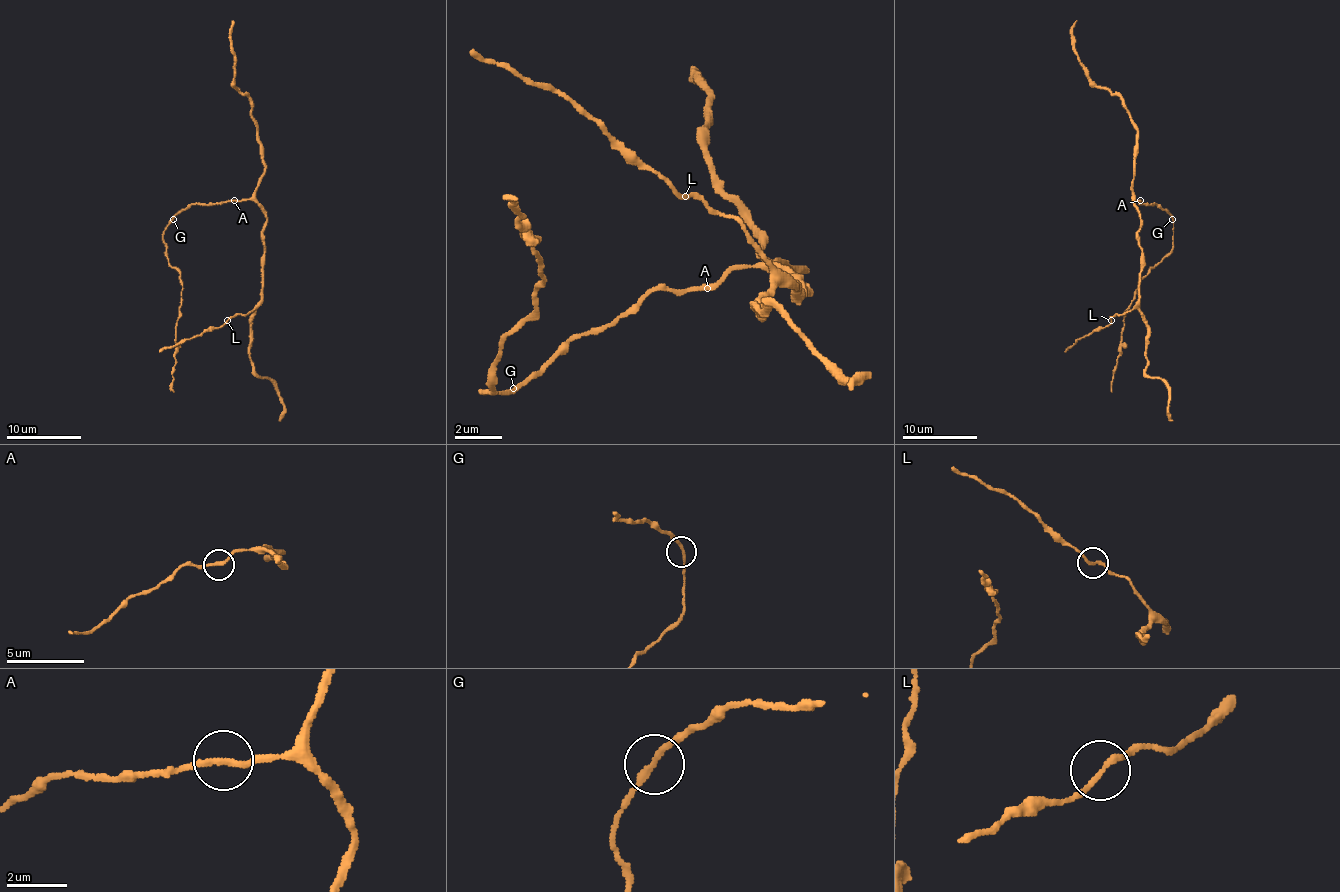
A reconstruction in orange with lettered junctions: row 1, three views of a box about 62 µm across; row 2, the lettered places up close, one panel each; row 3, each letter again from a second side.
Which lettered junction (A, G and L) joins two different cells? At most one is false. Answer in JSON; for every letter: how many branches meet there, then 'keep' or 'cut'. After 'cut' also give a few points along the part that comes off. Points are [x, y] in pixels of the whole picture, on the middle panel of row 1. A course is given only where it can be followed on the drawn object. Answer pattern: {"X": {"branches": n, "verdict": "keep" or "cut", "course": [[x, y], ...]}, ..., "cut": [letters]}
{"A": {"branches": 2, "verdict": "keep"}, "G": {"branches": 2, "verdict": "keep"}, "L": {"branches": 2, "verdict": "keep"}, "cut": []}

